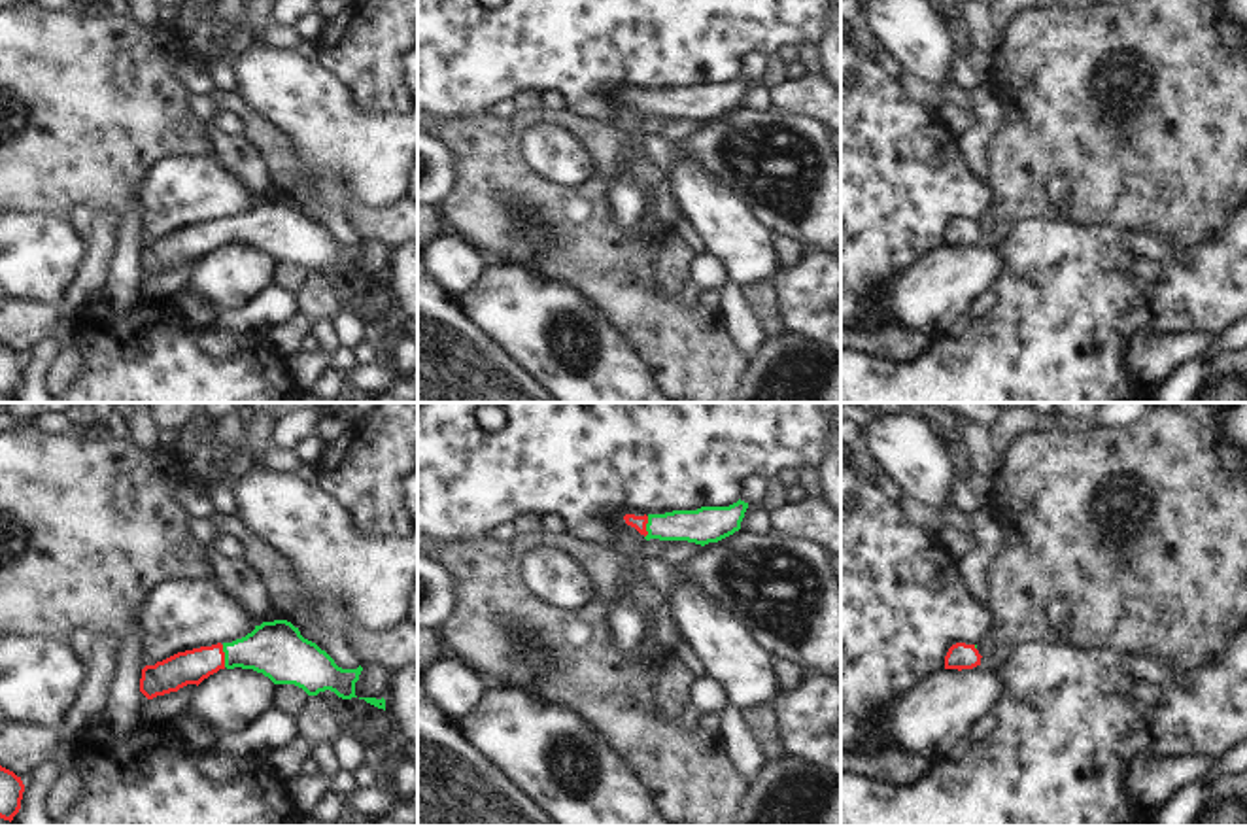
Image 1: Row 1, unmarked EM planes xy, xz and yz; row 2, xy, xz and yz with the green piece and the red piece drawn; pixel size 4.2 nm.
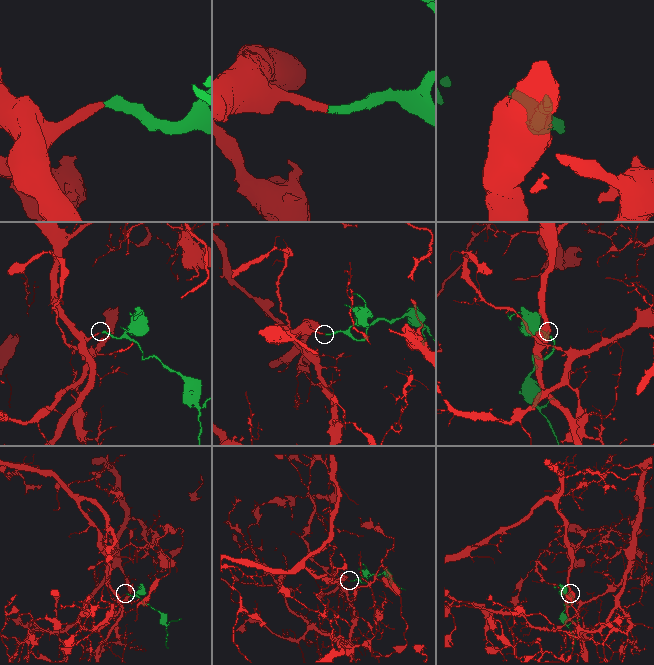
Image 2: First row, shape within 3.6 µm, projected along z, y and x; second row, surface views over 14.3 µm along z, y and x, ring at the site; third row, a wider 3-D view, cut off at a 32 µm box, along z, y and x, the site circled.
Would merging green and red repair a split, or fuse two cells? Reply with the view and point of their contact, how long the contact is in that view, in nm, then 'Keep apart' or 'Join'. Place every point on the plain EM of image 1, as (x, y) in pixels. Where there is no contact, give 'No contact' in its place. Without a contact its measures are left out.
Touches green at xy (225, 233). Shared border 100 nm. Join

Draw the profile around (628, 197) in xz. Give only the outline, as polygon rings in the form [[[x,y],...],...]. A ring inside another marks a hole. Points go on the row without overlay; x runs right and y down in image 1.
[[[650,157],[631,163],[629,168],[616,178],[608,191],[608,206],[624,229],[641,225],[648,206],[648,189],[658,187],[665,191],[661,180],[663,176]]]

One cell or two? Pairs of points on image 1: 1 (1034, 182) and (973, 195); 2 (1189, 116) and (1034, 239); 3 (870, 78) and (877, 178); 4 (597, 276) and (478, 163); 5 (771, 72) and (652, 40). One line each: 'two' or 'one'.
1: two
2: two
3: one
4: one
5: two

